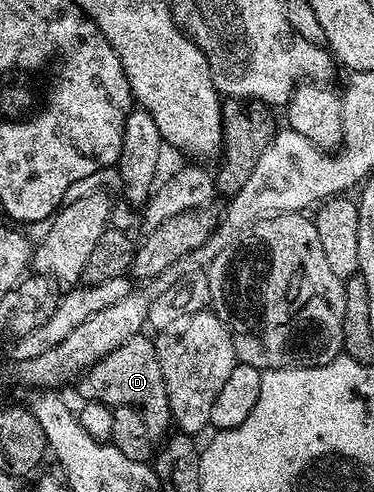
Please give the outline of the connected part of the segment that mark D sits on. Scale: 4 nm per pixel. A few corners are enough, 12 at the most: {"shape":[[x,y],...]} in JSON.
{"shape":[[146,334],[87,368],[83,391],[141,415],[152,441],[172,430],[161,361]]}

